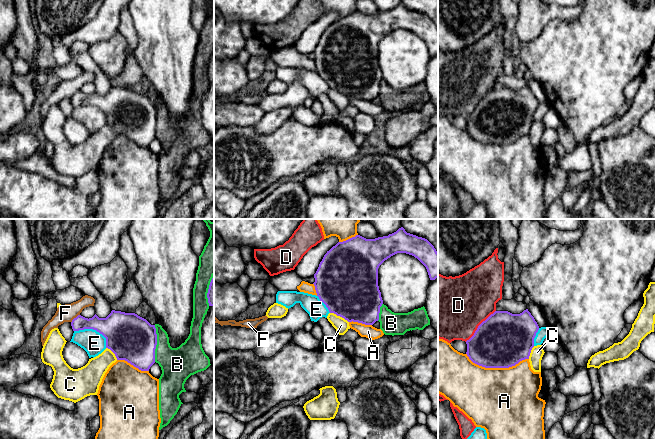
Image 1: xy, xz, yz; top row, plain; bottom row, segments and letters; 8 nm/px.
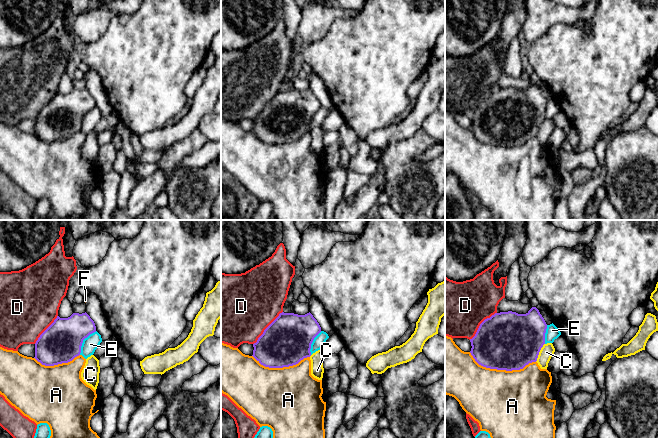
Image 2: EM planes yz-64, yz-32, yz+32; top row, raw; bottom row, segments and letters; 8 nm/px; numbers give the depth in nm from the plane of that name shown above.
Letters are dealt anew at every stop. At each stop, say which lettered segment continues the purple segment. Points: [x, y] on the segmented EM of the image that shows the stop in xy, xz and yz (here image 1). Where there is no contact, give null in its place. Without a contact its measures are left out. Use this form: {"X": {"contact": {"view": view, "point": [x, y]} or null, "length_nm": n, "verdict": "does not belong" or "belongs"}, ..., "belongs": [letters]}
{"A": {"contact": {"view": "yz", "point": [496, 367]}, "length_nm": 500, "verdict": "does not belong"}, "B": {"contact": {"view": "xy", "point": [156, 343]}, "length_nm": 300, "verdict": "does not belong"}, "C": {"contact": {"view": "xz", "point": [339, 315]}, "length_nm": 170, "verdict": "does not belong"}, "D": {"contact": {"view": "yz", "point": [478, 326]}, "length_nm": 360, "verdict": "does not belong"}, "E": {"contact": {"view": "xy", "point": [94, 329]}, "length_nm": 300, "verdict": "does not belong"}, "F": {"contact": {"view": "xy", "point": [74, 318]}, "length_nm": 100, "verdict": "does not belong"}, "belongs": []}

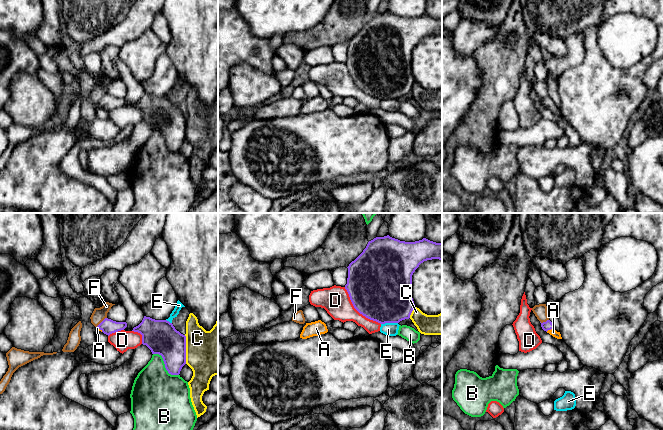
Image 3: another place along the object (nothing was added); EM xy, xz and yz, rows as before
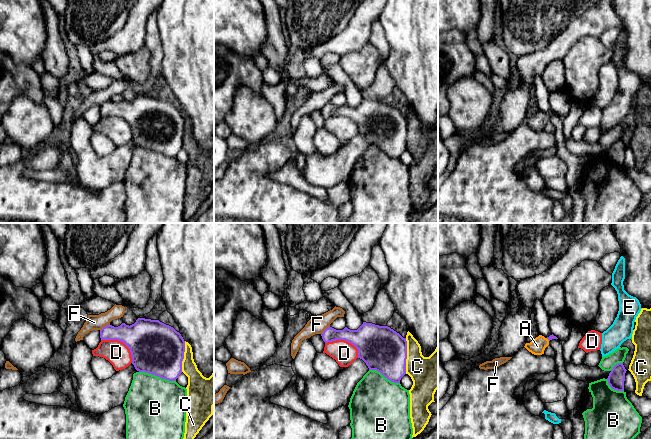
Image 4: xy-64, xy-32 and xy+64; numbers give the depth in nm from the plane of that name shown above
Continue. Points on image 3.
{"A": {"contact": {"view": "yz", "point": [550, 329]}, "length_nm": 80, "verdict": "belongs"}, "B": {"contact": {"view": "xy", "point": [165, 365]}, "length_nm": 280, "verdict": "does not belong"}, "C": {"contact": {"view": "xy", "point": [185, 349]}, "length_nm": 240, "verdict": "does not belong"}, "D": {"contact": {"view": "xz", "point": [357, 310]}, "length_nm": 420, "verdict": "does not belong"}, "E": {"contact": {"view": "xz", "point": [389, 322]}, "length_nm": 140, "verdict": "does not belong"}, "F": {"contact": {"view": "xy", "point": [101, 322]}, "length_nm": 120, "verdict": "does not belong"}, "belongs": ["A"]}

